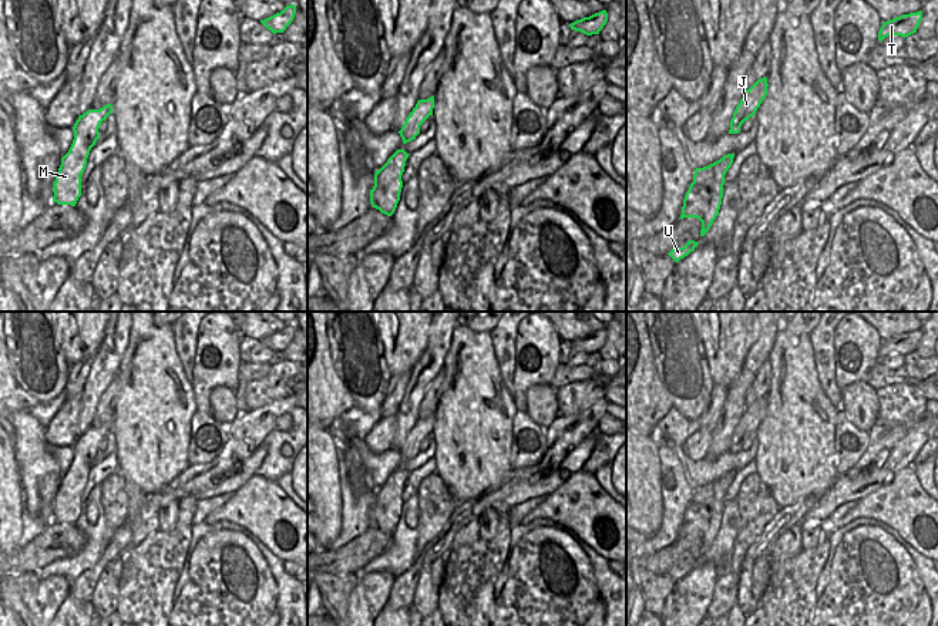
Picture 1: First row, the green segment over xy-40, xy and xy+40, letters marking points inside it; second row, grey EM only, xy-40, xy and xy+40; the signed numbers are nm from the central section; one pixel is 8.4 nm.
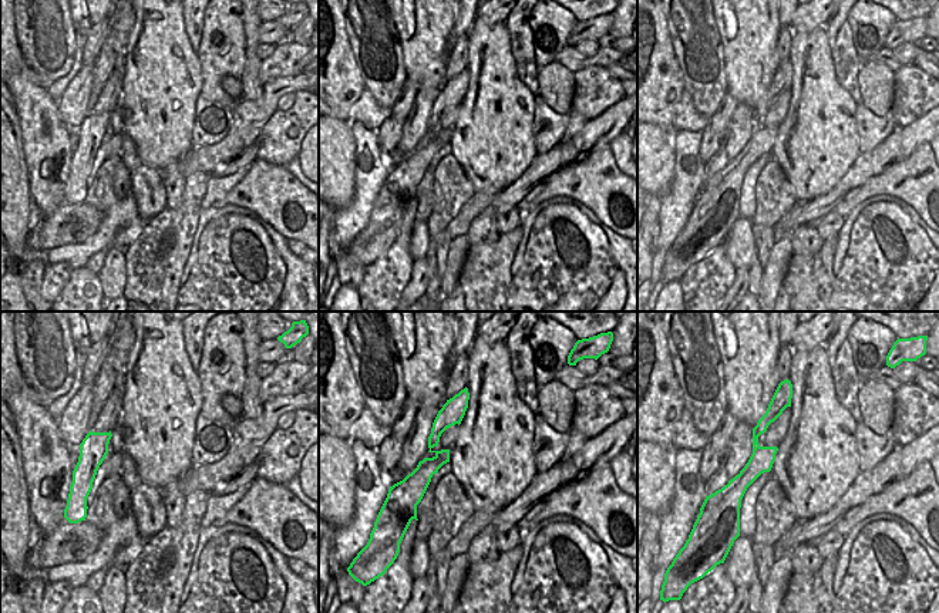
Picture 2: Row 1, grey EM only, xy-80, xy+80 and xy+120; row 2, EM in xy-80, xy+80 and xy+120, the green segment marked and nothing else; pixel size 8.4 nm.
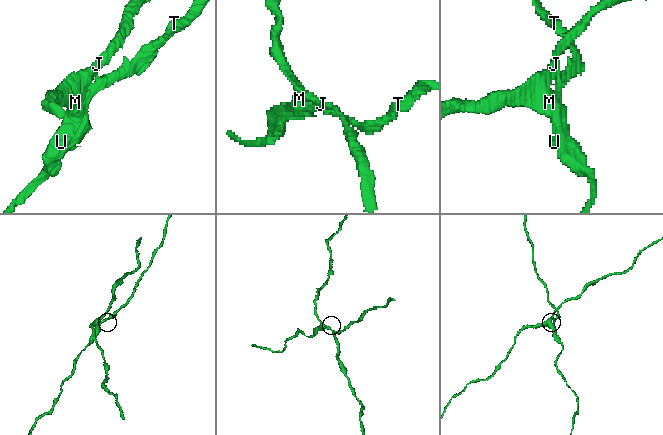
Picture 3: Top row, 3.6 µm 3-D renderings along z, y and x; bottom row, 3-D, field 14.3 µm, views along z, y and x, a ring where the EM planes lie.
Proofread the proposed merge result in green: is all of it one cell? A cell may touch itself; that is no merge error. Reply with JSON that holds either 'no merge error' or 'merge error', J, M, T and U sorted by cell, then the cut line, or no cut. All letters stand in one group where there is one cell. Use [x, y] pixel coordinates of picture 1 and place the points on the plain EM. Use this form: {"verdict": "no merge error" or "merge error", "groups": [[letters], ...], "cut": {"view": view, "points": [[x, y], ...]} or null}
{"verdict": "merge error", "groups": [["J", "M"], ["T", "U"]], "cut": {"view": "xy", "points": [[373, 507], [377, 524], [387, 531], [393, 531]]}}

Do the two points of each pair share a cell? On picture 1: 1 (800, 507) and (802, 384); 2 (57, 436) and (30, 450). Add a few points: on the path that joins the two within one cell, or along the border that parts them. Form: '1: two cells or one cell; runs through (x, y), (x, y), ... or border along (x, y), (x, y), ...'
1: two cells; border along (820, 495), (806, 495), (780, 508)
2: two cells; border along (44, 428), (47, 446)

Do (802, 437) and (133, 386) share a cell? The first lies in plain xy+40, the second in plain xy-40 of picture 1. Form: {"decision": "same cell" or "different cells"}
{"decision": "same cell"}

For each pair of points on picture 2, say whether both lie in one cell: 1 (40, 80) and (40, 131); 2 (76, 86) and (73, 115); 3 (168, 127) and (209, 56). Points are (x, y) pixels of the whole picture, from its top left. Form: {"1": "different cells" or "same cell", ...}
{"1": "different cells", "2": "same cell", "3": "different cells"}

